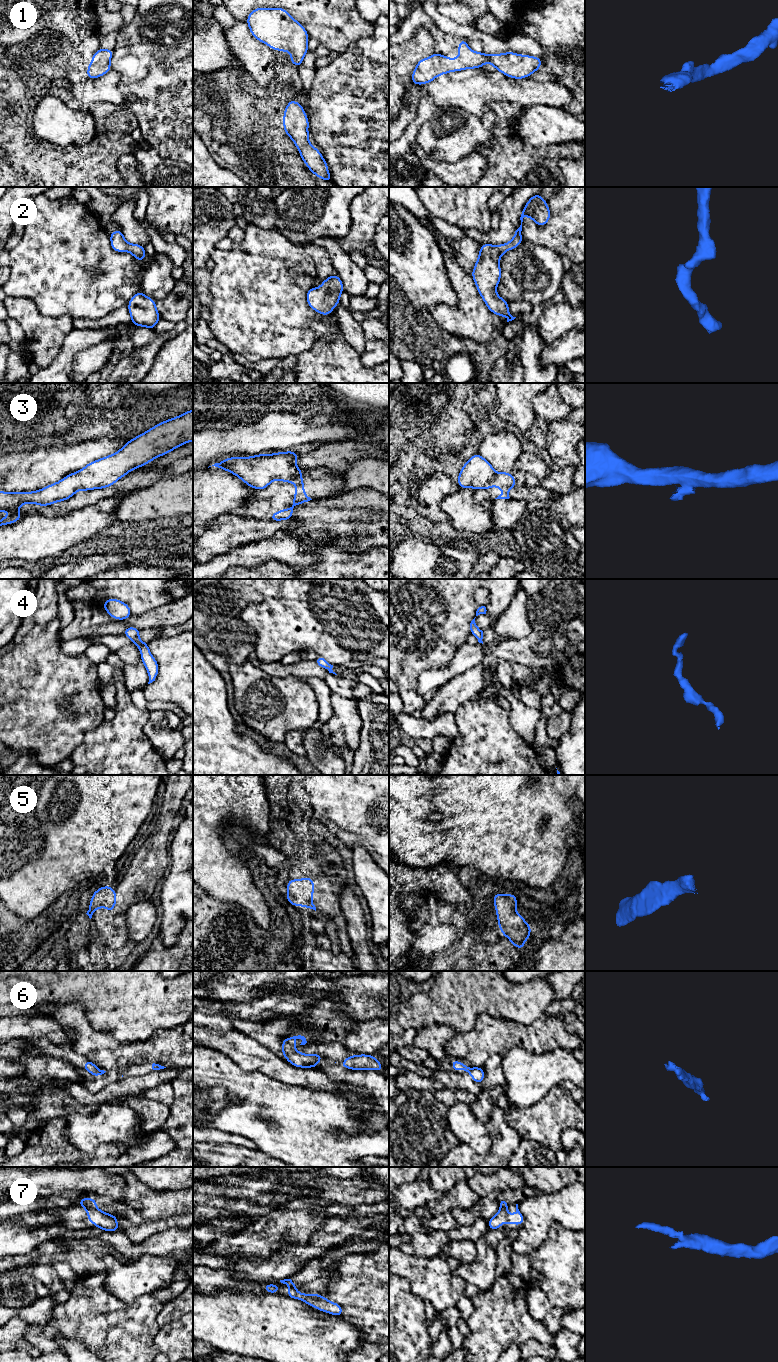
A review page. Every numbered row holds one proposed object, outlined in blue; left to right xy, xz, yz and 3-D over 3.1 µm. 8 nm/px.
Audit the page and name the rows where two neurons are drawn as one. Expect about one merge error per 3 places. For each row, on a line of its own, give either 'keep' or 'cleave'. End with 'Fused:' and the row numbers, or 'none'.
1: keep
2: keep
3: cleave
4: keep
5: keep
6: cleave
7: cleave
Fused: 3, 6, 7

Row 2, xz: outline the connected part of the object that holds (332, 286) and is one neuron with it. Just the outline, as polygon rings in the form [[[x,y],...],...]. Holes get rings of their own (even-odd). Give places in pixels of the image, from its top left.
[[[331,275],[321,283],[321,287],[307,290],[309,307],[321,315],[329,315],[340,302],[343,283],[338,275]]]

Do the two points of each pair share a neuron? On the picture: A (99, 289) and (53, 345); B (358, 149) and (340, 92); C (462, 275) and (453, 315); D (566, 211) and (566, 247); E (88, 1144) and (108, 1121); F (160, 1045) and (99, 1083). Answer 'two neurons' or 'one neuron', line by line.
A: two neurons
B: one neuron
C: one neuron
D: one neuron
E: one neuron
F: two neurons

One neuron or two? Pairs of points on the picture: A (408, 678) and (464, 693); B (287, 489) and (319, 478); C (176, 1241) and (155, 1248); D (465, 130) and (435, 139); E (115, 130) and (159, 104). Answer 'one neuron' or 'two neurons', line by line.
A: two neurons
B: one neuron
C: one neuron
D: one neuron
E: two neurons

